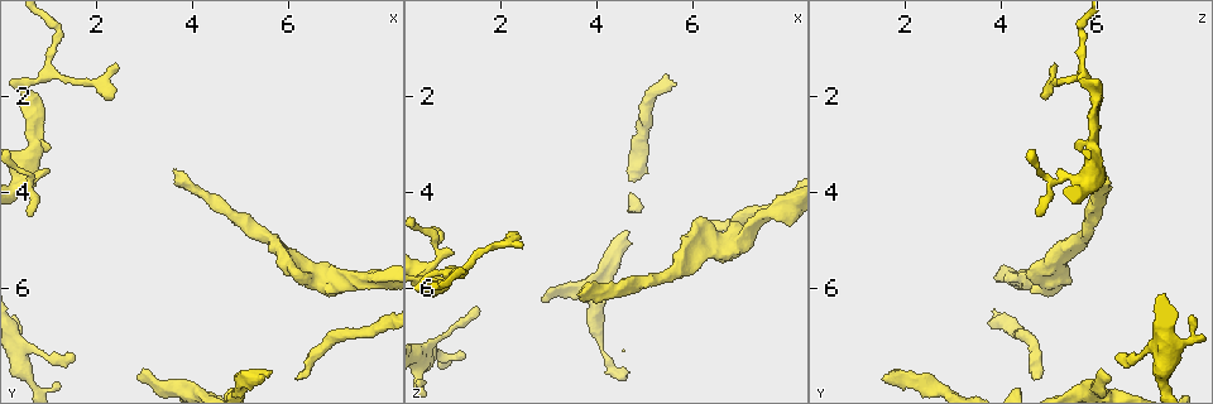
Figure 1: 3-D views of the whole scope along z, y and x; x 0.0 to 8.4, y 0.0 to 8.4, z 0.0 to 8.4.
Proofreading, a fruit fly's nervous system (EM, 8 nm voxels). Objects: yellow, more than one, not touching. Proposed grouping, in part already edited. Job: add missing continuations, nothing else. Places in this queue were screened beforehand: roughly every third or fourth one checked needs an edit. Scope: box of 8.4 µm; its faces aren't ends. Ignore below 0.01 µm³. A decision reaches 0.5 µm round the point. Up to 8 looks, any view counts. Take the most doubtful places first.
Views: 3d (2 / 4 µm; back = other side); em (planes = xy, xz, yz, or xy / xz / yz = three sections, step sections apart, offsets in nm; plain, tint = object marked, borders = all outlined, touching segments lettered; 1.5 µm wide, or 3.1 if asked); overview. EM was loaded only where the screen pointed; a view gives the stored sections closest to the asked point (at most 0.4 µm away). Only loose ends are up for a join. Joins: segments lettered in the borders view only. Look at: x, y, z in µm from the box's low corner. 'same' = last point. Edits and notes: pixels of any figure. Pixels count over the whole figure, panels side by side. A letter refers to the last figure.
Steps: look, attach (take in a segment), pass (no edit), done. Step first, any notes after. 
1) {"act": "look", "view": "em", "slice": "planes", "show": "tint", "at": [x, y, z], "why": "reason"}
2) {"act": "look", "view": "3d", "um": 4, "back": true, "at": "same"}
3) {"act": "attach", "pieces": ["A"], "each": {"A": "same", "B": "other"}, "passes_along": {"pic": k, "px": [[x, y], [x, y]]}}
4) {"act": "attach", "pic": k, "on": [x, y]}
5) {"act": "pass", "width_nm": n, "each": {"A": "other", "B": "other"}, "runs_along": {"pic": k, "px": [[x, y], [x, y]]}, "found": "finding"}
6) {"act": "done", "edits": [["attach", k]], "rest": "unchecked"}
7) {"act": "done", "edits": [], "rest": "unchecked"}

{"act": "look", "view": "3d", "um": 2, "at": [1.55, 7.40, 6.40], "why": "branch stops here"}

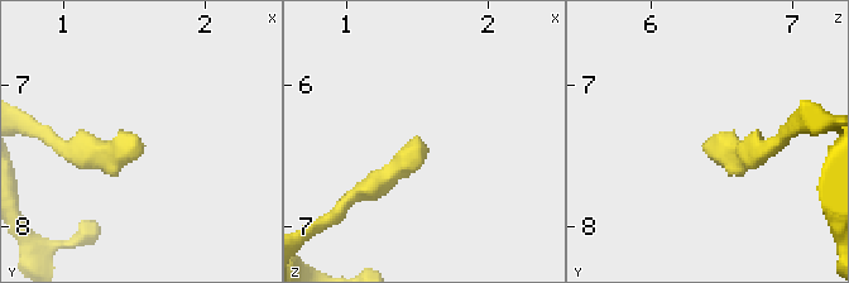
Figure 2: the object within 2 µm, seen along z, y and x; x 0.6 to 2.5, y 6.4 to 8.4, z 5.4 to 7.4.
{"act": "look", "view": "em", "slice": "planes", "show": "borders", "at": [1.50, 7.42, 6.40]}

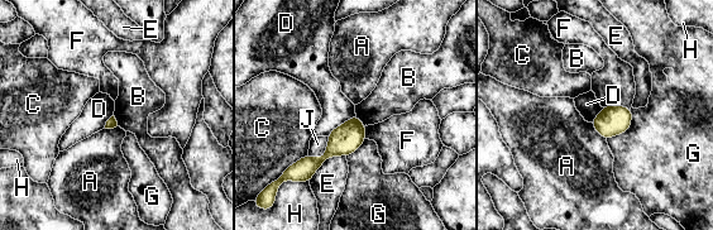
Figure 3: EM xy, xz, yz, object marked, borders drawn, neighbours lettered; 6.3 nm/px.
{"act": "pass", "longest_contact_nm": ["E", 280], "each": {"A": "other", "B": "other", "C": "other", "D": "other", "E": "other", "F": "other", "G": "other", "H": "other", "J": "other"}, "runs_along": {"pic": 3, "px": [[360, 127], [319, 162], [298, 168]]}, "found": "none of them fits"}

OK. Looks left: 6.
{"act": "look", "view": "em", "slice": "planes", "show": "plain", "at": [1.05, 3.10, 5.55], "why": "branch stops here"}

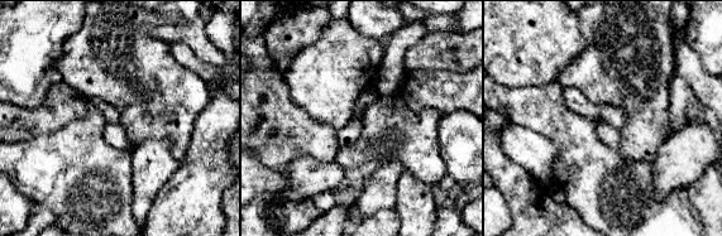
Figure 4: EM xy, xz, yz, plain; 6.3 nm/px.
{"act": "look", "view": "em", "slice": "planes", "show": "borders", "at": "same"}

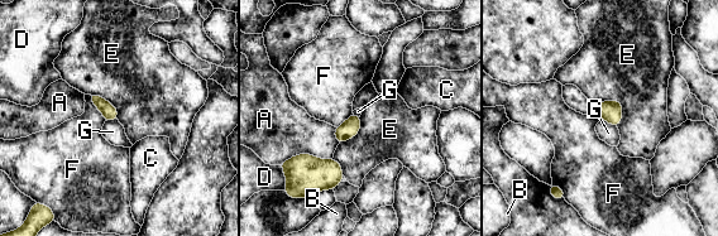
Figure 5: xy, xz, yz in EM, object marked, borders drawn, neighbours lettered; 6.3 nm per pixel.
{"act": "pass", "each": {"A": "other", "B": "other", "C": "other", "D": "other", "E": "other", "F": "other", "G": "other"}, "border": {"pic": 5, "px": [[602, 119], [616, 126]]}, "found": "no lettered segment goes on from it"}

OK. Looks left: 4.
{"act": "look", "view": "3d", "um": 4, "back": true, "at": [2.40, 2.00, 4.90], "why": "thin end"}

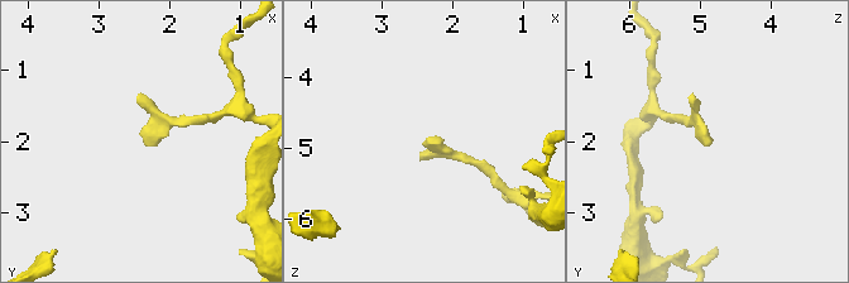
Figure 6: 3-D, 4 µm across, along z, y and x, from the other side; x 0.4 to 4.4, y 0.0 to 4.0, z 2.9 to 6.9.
{"act": "look", "view": "em", "slice": "yz", "step": 8, "show": "borders", "at": [2.35, 2.00, 4.85], "why": "shape alone is not enough"}

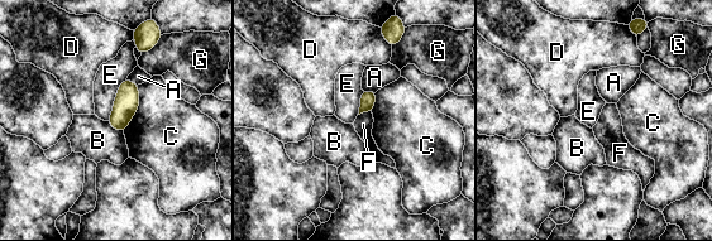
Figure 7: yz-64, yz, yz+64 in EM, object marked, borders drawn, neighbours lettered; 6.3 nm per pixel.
{"act": "look", "view": "em", "slice": "planes", "show": "borders", "at": "same", "why": "cut it another way"}

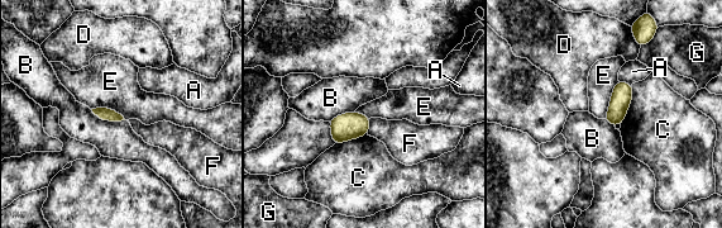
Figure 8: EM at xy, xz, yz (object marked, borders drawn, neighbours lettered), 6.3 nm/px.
{"act": "pass", "each": {"A": "other", "B": "other", "C": "other", "D": "other", "E": "other", "F": "other", "G": "other"}, "border": {"pic": 8, "px": [[618, 81], [613, 89], [605, 118]]}, "found": "none of them fits"}

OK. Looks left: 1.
{"act": "done", "edits": [], "rest": "unchecked"}

